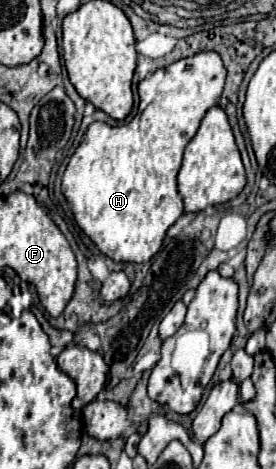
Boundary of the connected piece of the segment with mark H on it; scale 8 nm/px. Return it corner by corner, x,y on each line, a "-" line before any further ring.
200,52
156,70
138,84
140,106
132,122
108,126
94,122
86,140
72,154
62,194
78,226
98,250
114,262
150,262
166,230
184,214
176,176
186,144
194,138
204,114
224,90
226,70
218,52

